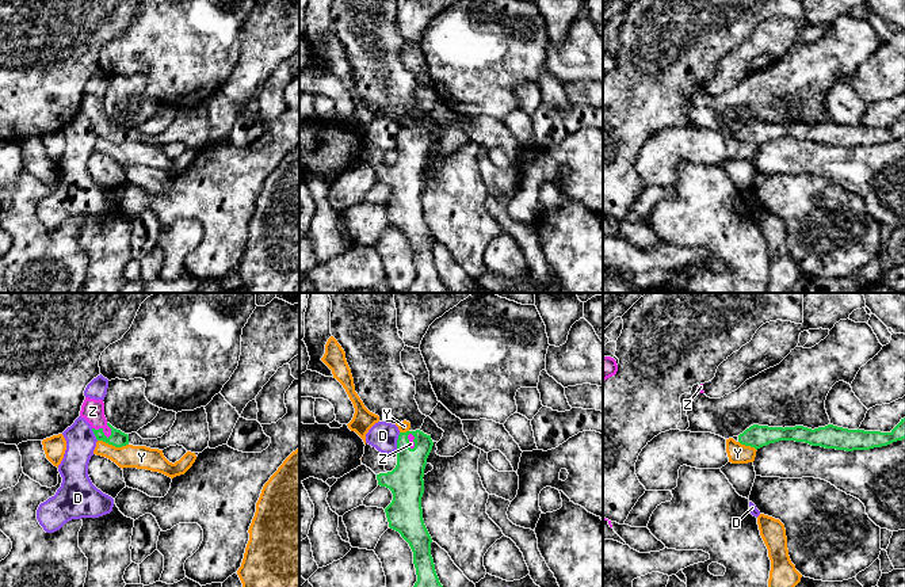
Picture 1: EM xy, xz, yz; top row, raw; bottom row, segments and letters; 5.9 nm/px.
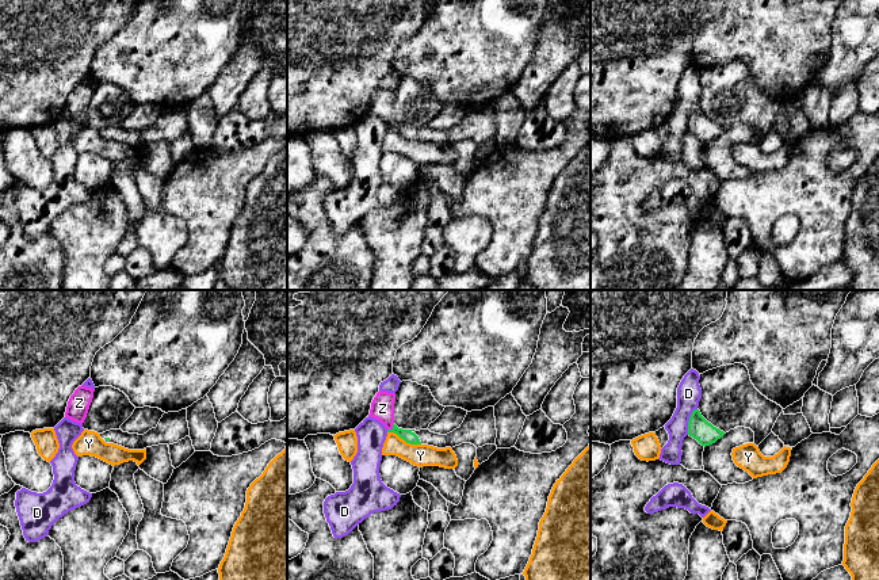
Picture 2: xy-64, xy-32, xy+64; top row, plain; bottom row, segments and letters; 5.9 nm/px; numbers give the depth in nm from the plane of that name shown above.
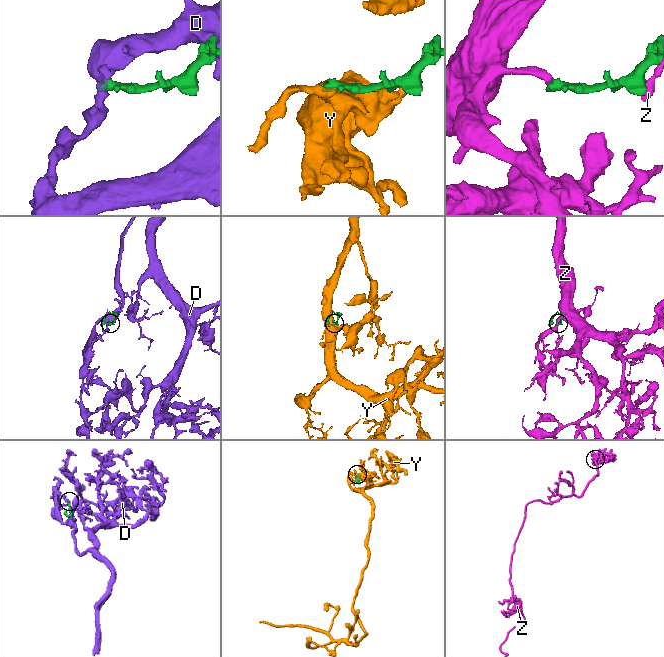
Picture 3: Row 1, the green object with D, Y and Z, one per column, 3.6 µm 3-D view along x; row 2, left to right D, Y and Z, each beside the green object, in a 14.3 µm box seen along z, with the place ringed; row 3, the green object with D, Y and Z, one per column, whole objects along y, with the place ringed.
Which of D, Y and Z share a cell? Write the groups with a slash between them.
D / Y / Z

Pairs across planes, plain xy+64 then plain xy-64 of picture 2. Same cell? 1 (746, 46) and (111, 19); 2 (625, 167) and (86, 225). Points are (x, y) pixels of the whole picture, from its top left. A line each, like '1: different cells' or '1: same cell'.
1: different cells
2: different cells

